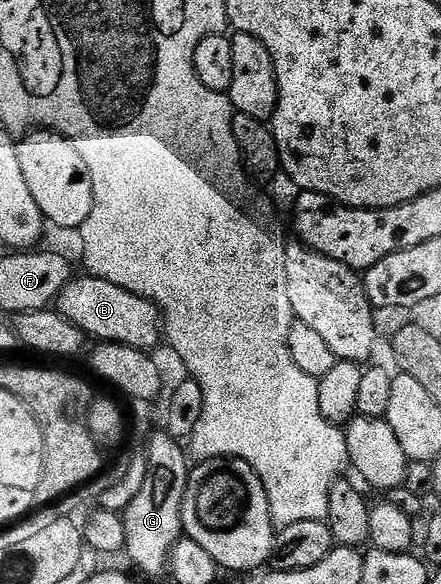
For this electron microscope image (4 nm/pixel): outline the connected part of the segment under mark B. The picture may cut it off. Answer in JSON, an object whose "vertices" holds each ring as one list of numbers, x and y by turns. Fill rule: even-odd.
{"vertices":[[90,274,82,275,76,275,61,290,57,311,88,337,96,336,96,341,154,349,154,344,161,340,159,307,129,290,121,290,121,286,113,286,113,282,105,282]]}

